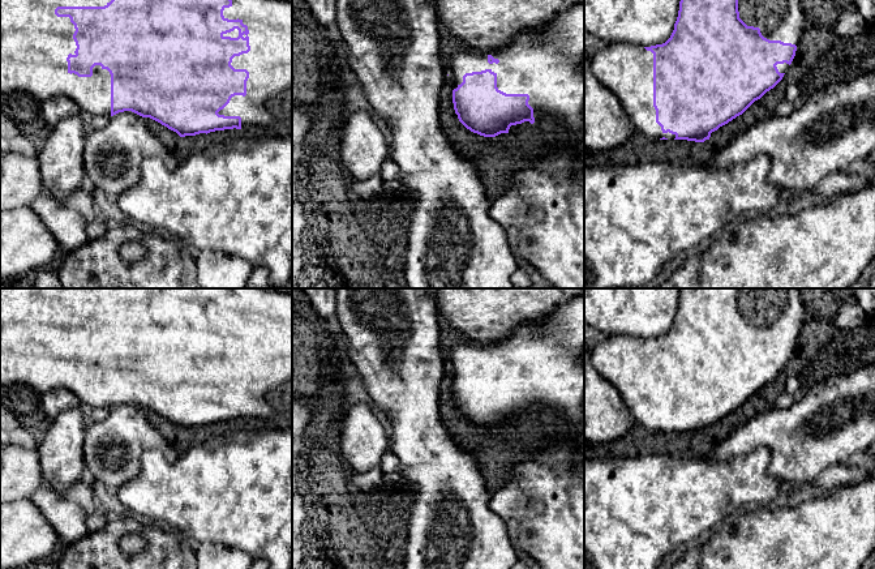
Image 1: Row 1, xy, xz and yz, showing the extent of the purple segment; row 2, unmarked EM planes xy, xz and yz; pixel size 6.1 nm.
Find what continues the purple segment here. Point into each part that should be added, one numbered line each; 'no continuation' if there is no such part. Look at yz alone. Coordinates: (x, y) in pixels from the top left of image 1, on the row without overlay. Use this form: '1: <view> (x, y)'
1: yz (627, 363)

